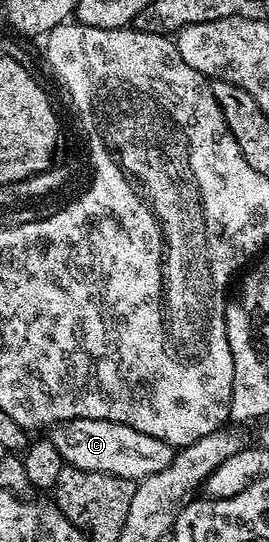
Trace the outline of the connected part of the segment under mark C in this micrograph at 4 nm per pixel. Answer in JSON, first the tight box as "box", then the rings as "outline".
{"box":[47,419,175,481],"outline":[[[68,419],[66,423],[56,424],[47,438],[59,449],[68,466],[134,481],[151,477],[151,473],[159,473],[159,469],[167,469],[175,454],[175,448],[167,441],[159,441],[159,437],[139,433],[139,429],[131,429],[129,423],[102,419]]]}

